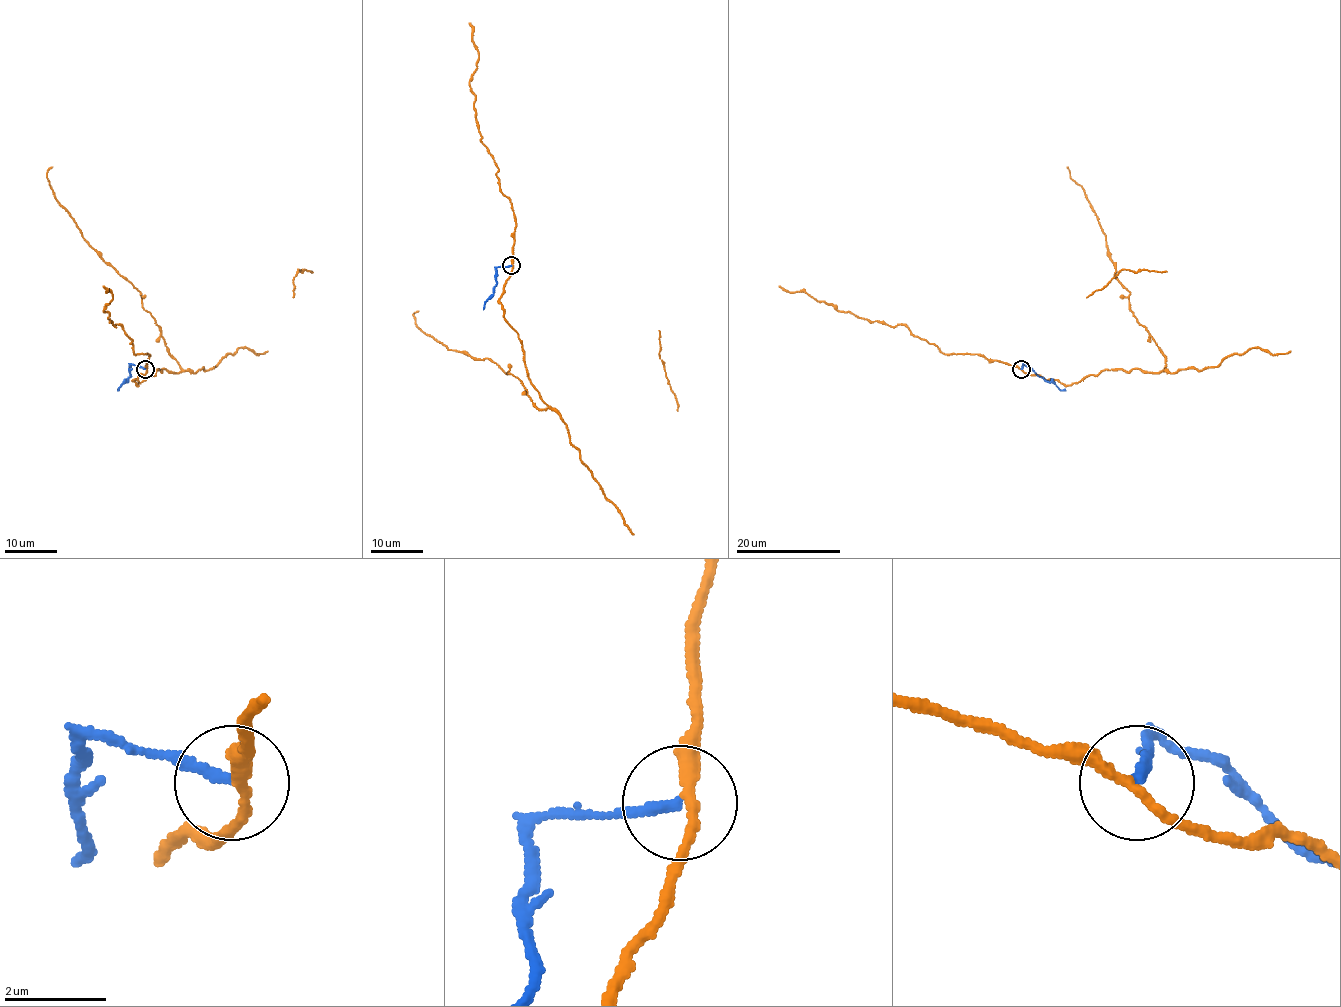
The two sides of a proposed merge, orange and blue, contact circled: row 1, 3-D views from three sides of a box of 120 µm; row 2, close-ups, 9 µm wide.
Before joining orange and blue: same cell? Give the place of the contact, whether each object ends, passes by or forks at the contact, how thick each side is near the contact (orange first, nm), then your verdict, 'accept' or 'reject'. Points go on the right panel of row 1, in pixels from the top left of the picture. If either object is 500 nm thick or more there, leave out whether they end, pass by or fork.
at (1021, 369); orange passes by; blue ends there; 200 nm thick on the orange side, 200 nm on the other; reject

